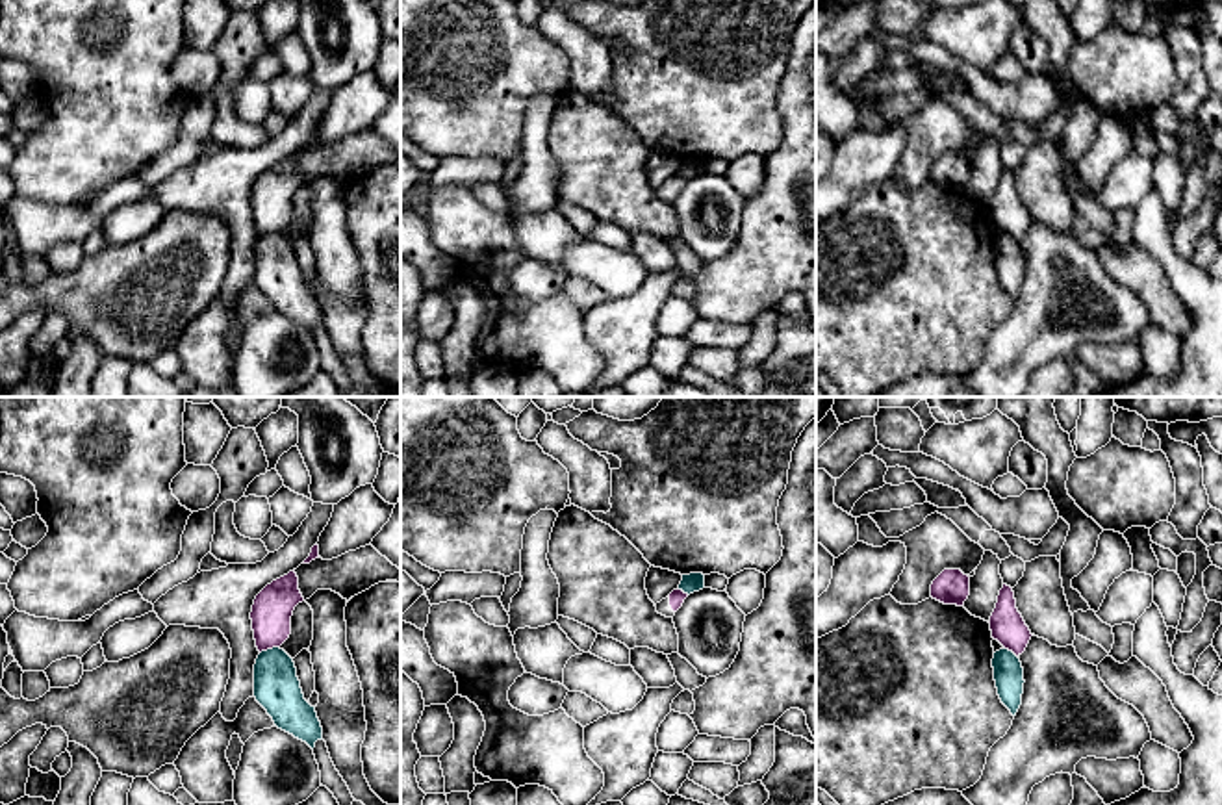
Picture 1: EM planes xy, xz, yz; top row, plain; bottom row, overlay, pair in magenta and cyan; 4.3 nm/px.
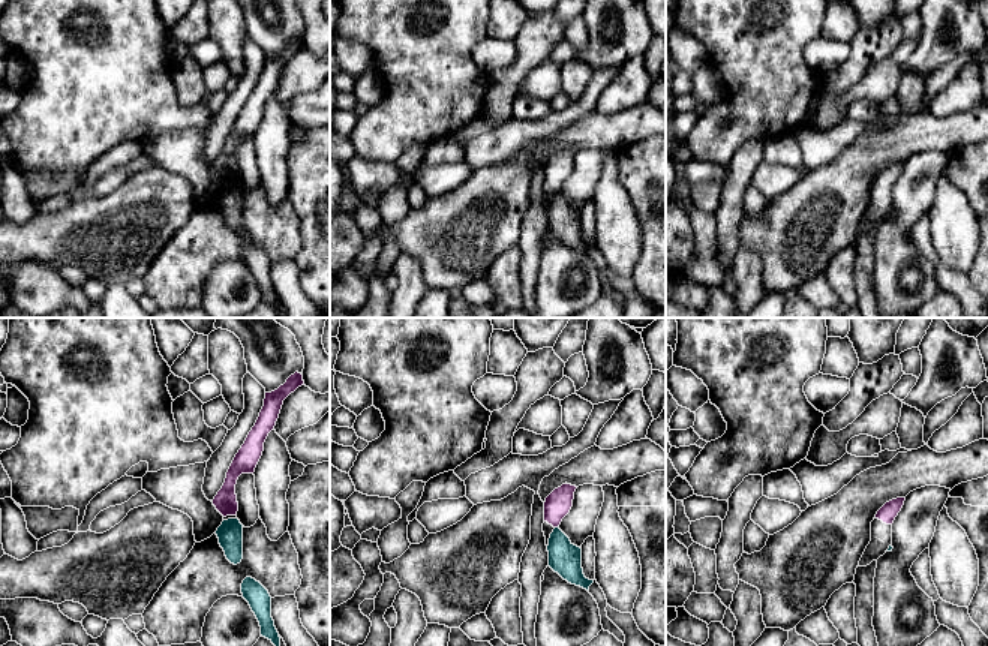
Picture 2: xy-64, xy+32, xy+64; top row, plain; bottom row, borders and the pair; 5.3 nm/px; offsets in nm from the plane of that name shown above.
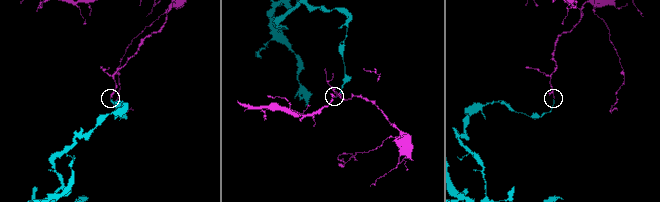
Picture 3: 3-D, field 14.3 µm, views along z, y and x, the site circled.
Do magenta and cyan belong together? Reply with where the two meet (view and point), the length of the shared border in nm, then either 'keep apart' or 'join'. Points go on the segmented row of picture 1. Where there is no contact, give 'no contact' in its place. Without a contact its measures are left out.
contact xy (269, 648); length 90 nm; keep apart

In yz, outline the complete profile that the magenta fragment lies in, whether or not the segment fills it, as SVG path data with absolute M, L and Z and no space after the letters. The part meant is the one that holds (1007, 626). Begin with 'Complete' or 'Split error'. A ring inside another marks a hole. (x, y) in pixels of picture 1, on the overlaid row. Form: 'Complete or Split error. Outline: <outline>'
Complete. Outline: M1003 584L998 595L996 608L990 616L992 638L1016 657L1022 655L1031 640L1031 631L1016 608L1014 592Z

